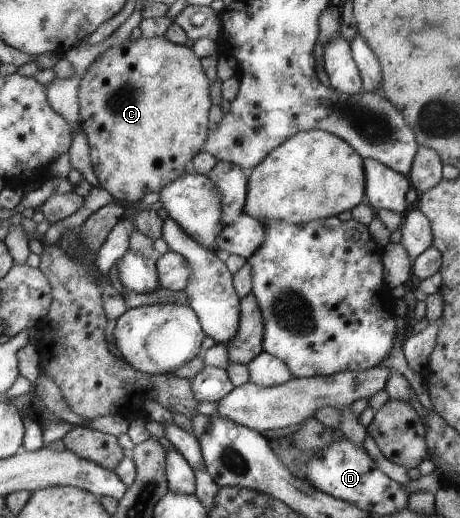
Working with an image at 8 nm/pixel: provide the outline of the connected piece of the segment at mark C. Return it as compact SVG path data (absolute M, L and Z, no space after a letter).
M141 35L137 38L126 39L115 46L106 48L92 63L87 65L82 77L79 78L78 86L79 99L79 130L87 137L89 147L89 157L93 173L97 178L99 187L105 189L114 200L129 201L136 203L145 193L159 191L173 179L188 171L192 159L204 147L208 133L208 109L210 109L210 99L208 99L208 79L202 71L200 61L194 57L194 52L184 46L168 41L163 36L145 38Z

